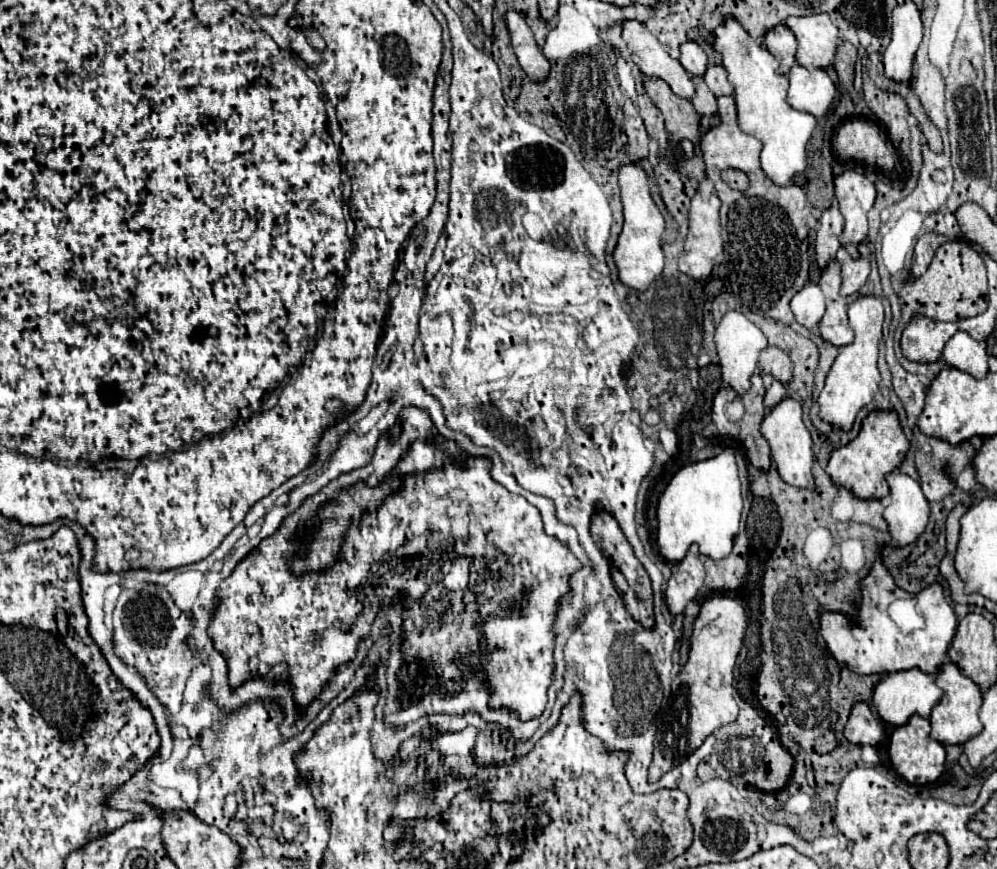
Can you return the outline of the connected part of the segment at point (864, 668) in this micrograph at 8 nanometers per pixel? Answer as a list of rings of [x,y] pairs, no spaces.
[[[880,554],[876,556],[872,570],[860,580],[860,598],[862,602],[858,606],[856,620],[834,610],[818,612],[820,636],[824,638],[826,648],[830,650],[836,662],[848,666],[856,674],[888,674],[888,672],[910,670],[910,668],[920,668],[922,672],[938,674],[940,666],[946,662],[948,646],[958,626],[954,608],[946,602],[946,596],[940,584],[930,584],[922,592],[914,594],[916,610],[918,614],[922,614],[926,626],[910,634],[902,634],[888,614],[890,602],[894,602],[896,598],[906,598],[906,592],[894,584],[890,572],[882,564]]]

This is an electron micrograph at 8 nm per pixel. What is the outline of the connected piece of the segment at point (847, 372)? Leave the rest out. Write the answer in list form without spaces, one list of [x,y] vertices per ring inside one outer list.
[[[860,296],[856,302],[850,304],[848,320],[850,320],[850,328],[854,330],[856,338],[852,344],[844,346],[838,352],[838,356],[826,376],[826,386],[818,396],[820,418],[844,432],[848,432],[852,428],[858,410],[872,402],[872,398],[878,390],[878,384],[880,384],[880,372],[876,368],[876,360],[878,360],[878,346],[882,340],[884,306],[874,296]]]

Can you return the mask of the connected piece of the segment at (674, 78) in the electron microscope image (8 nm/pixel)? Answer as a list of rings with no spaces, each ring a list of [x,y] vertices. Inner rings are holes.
[[[626,20],[626,24],[622,24],[622,36],[630,50],[630,58],[644,76],[656,76],[666,80],[670,88],[678,92],[678,96],[694,96],[694,84],[690,80],[690,74],[682,68],[678,60],[670,58],[664,46],[648,32],[644,24],[640,24],[638,20]]]

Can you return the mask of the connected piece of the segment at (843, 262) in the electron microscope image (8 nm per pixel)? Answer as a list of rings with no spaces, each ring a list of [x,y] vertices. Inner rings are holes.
[[[862,242],[858,246],[858,252],[860,252],[860,258],[856,258],[856,260],[850,258],[850,254],[844,248],[840,248],[836,254],[836,262],[842,268],[842,288],[840,288],[842,296],[856,294],[864,286],[864,282],[870,274],[870,248],[868,248],[868,244]]]

